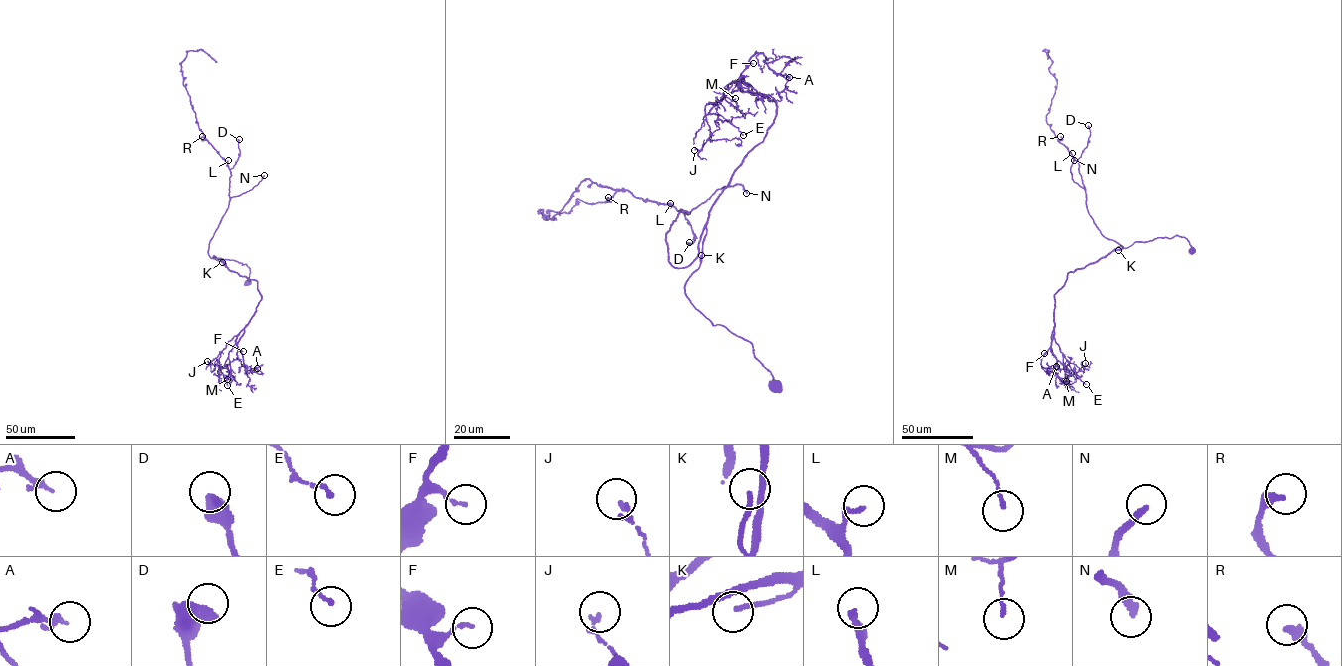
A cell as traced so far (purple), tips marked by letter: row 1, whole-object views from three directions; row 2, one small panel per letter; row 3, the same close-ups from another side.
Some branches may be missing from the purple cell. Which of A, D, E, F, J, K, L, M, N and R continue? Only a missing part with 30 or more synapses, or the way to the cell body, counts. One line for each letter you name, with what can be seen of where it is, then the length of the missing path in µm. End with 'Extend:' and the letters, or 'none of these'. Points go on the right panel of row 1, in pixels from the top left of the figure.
N: Place: (1074, 160). Missing length about 90 µm
Extend: N

